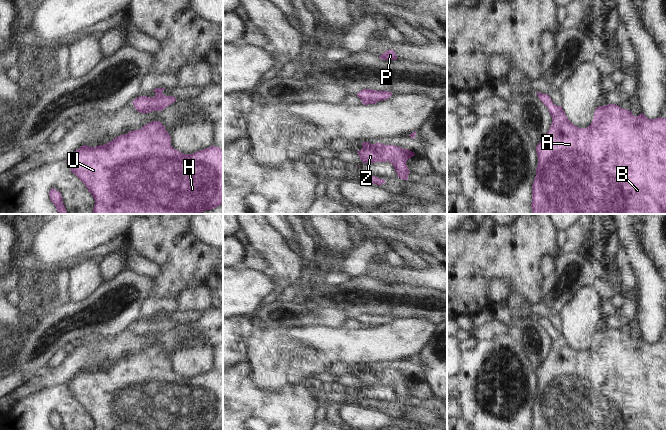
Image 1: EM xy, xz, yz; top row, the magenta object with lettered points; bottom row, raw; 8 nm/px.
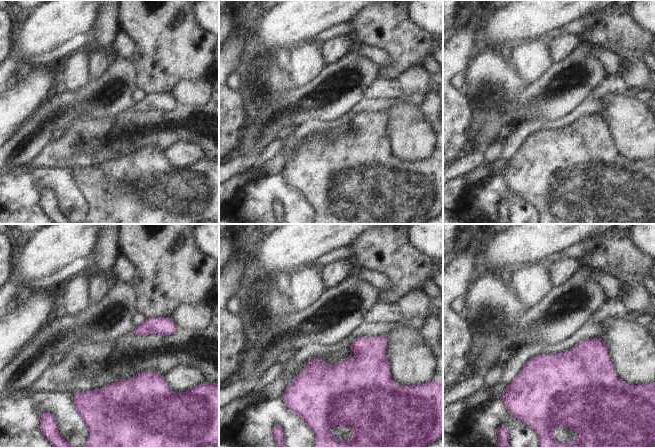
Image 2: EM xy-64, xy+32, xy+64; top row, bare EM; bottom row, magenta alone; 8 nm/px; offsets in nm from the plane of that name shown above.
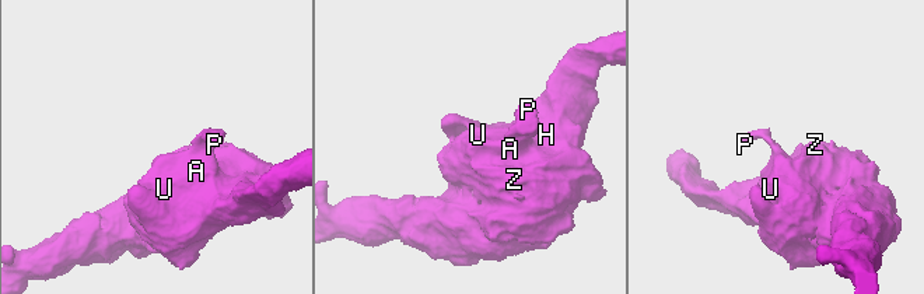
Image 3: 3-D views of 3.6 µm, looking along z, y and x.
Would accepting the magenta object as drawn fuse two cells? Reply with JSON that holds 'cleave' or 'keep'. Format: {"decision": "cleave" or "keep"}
{"decision": "keep"}

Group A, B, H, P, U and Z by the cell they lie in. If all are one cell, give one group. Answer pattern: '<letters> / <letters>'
A B H P U Z

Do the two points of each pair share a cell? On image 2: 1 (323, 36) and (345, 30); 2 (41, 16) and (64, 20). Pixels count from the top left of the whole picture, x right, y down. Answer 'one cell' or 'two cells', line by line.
1: one cell
2: one cell

